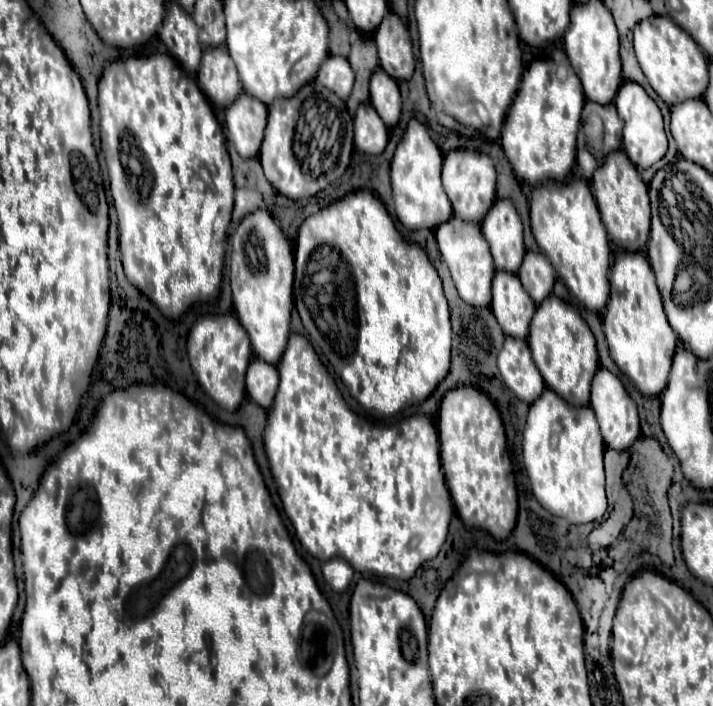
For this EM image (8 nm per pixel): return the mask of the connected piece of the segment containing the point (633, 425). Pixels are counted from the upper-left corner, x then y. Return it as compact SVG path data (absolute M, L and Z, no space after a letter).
M600 367L598 373L594 375L590 405L592 405L592 409L594 409L594 413L596 413L598 421L600 421L604 443L610 449L624 451L640 437L640 421L638 421L638 409L636 409L634 399L630 397L630 393L622 385L622 381L614 373L604 369L604 367Z

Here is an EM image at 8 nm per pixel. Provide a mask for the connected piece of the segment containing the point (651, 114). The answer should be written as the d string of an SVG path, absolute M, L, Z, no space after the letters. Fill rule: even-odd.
M624 81L618 97L614 99L616 109L620 119L624 121L624 133L622 133L622 143L624 143L624 151L630 157L630 161L638 167L638 169L648 169L652 167L656 161L660 161L666 151L668 151L668 139L666 139L666 131L664 131L664 117L660 113L660 107L656 105L656 101L644 91L644 87L640 87L638 83L632 81Z

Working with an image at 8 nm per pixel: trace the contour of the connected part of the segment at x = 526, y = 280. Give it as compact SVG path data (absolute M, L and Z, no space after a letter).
M528 251L524 255L518 277L524 289L530 293L530 297L538 305L550 295L552 285L556 281L556 271L552 271L552 263L548 263L548 259L544 259L542 253Z

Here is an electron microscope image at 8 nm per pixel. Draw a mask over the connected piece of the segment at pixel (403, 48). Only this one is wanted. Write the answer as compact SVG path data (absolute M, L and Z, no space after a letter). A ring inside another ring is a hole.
M390 11L390 15L384 17L384 23L380 23L380 27L374 31L374 43L378 47L380 67L390 77L396 81L412 77L416 65L412 39L408 27L394 11Z

